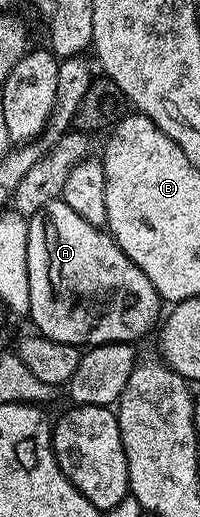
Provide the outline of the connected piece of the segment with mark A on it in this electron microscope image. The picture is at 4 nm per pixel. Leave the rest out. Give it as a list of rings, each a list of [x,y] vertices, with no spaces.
[[[60,201],[48,203],[29,219],[27,281],[31,289],[27,315],[37,326],[36,334],[82,349],[104,343],[132,344],[137,341],[133,339],[143,338],[153,326],[154,330],[163,315],[163,300],[147,273],[131,262],[108,230],[83,221],[71,205]]]

